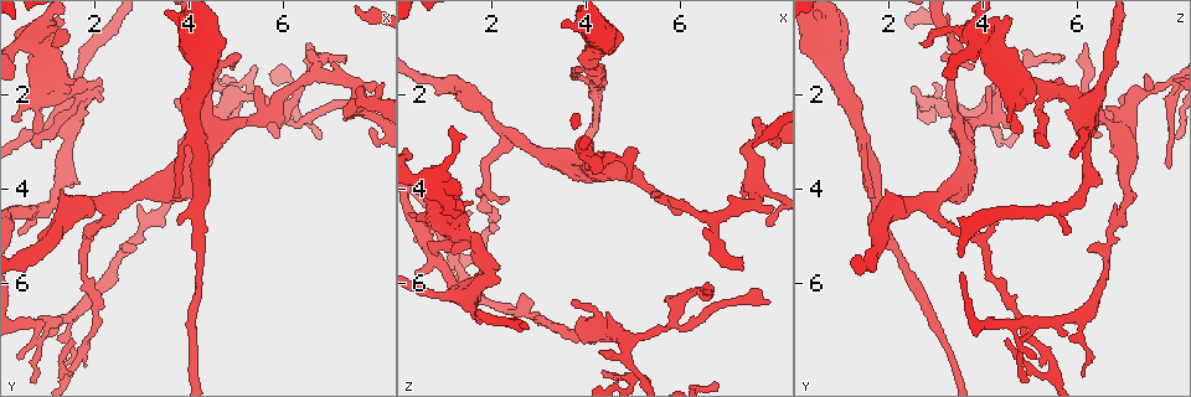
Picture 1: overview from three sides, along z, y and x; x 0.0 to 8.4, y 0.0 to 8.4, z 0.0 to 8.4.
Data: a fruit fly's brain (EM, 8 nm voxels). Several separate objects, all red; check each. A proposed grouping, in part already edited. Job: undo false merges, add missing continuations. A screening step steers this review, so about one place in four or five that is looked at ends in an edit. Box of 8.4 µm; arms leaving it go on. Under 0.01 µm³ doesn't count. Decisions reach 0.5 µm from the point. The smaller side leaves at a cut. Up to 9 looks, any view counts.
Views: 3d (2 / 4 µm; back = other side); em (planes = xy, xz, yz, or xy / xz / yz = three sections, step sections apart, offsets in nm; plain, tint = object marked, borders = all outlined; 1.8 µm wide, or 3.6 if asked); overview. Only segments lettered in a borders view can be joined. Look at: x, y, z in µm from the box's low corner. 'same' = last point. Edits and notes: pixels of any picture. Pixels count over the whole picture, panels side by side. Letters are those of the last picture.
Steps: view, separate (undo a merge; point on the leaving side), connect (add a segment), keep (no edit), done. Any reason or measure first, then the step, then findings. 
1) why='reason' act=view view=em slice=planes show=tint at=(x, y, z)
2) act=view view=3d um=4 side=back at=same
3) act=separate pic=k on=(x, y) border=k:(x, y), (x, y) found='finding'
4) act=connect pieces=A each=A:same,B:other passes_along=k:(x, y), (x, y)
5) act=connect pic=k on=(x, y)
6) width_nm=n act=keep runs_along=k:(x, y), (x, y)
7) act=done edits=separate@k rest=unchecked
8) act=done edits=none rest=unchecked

why='free end' act=view view=em slice=planes show=borders at=(7.30, 1.30, 5.50)

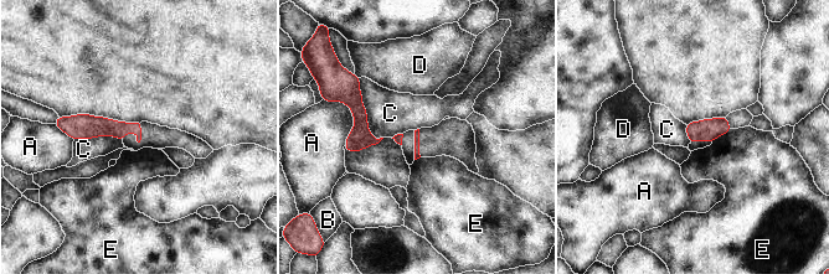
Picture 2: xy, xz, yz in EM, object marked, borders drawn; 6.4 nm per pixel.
act=keep each=A:other,B:other,C:other,D:other,E:other found='none of them fits'

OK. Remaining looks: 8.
why='sharp bend' act=view view=3d um=2 at=(1.65, 2.25, 6.20)

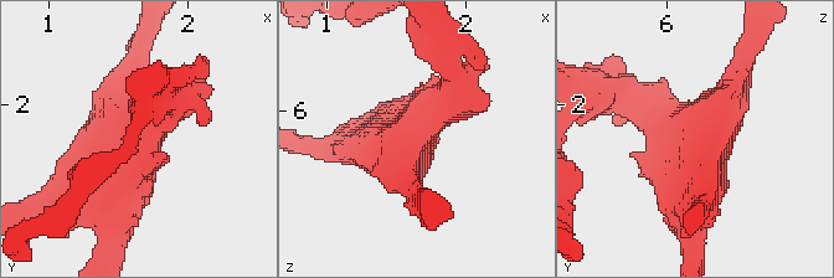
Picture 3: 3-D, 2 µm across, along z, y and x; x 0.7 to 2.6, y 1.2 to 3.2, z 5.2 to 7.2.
why='shape alone is not enough' act=view view=em slice=xy step=4 show=borders at=(1.62, 2.28, 6.18)

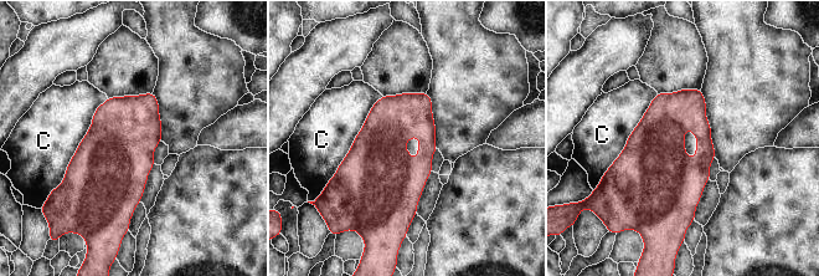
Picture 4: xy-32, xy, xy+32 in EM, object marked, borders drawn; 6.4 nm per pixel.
width_nm=300 act=keep each=C:other border=4:(107, 97), (96, 110), (57, 187) found='one neuron here'

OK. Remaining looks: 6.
why='looks like a crossing' act=view view=3d um=2 at=(0.70, 0.80, 3.90)

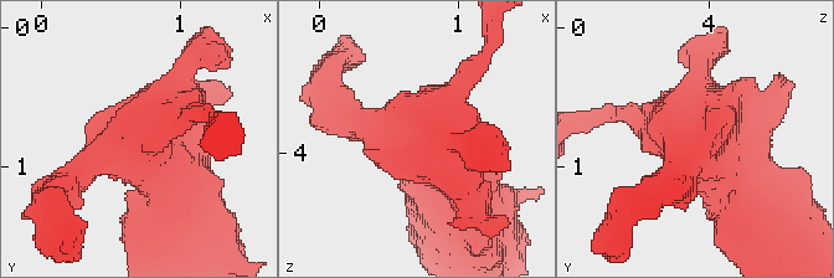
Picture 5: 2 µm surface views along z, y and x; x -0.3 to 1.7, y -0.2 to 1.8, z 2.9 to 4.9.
act=view view=em slice=yz step=8 show=borders at=(0.74, 0.82, 3.86)

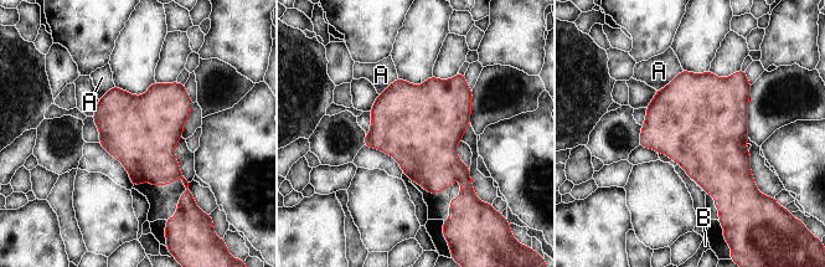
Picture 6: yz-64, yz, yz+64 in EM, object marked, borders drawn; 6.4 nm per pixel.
act=keep each=A:other,B:other border=6:(682, 70), (656, 91) found='all the same neuron'

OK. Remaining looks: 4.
why='arms run side by side' act=view view=3d um=2 at=(4.20, 2.95, 1.50)

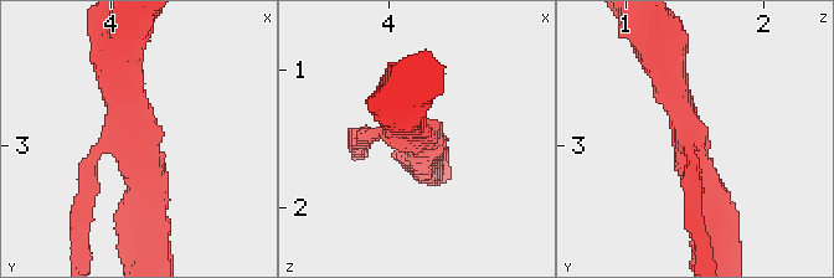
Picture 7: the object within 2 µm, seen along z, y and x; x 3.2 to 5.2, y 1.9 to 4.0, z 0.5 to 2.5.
act=view view=em slice=yz step=4 show=borders at=(4.16, 2.96, 1.46)

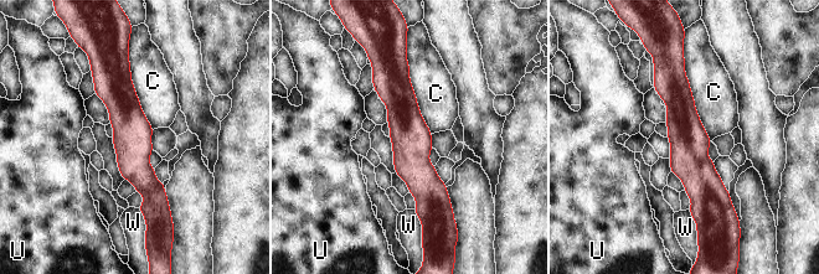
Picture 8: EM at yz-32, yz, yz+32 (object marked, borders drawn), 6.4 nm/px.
act=keep each=C:other,U:other,W:other runs_along=8:(125, 63), (145, 211) found='continuous, no second neuron'

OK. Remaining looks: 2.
act=done edits=none rest=unchecked

